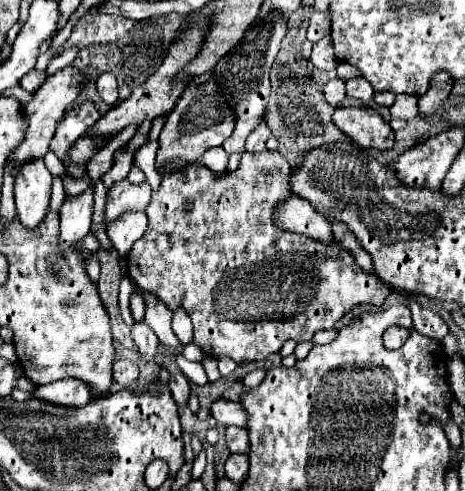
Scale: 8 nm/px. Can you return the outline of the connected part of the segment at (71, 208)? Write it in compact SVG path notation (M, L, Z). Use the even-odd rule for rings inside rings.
M91 182L91 188L85 194L67 198L63 202L59 210L59 216L61 216L59 246L61 248L81 242L83 236L89 232L91 216L93 216L93 190L95 190L95 182Z

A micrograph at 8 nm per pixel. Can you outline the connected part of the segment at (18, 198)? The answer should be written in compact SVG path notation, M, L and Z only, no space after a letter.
M41 158L23 164L15 174L15 204L23 226L33 230L45 218L49 210L51 180L53 176Z

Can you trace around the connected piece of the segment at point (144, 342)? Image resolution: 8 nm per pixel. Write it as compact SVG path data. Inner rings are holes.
M145 320L143 322L135 322L133 328L131 328L131 336L133 336L133 342L137 344L137 348L143 352L143 354L139 354L141 360L143 362L153 362L155 352L157 352L157 344L159 344L159 338L149 328L149 324Z

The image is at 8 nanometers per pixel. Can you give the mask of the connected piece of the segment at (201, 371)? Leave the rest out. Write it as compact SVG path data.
M177 356L175 358L177 364L179 364L179 370L197 386L205 386L207 384L207 376L205 376L205 368L201 362L189 362L185 360L183 356Z

